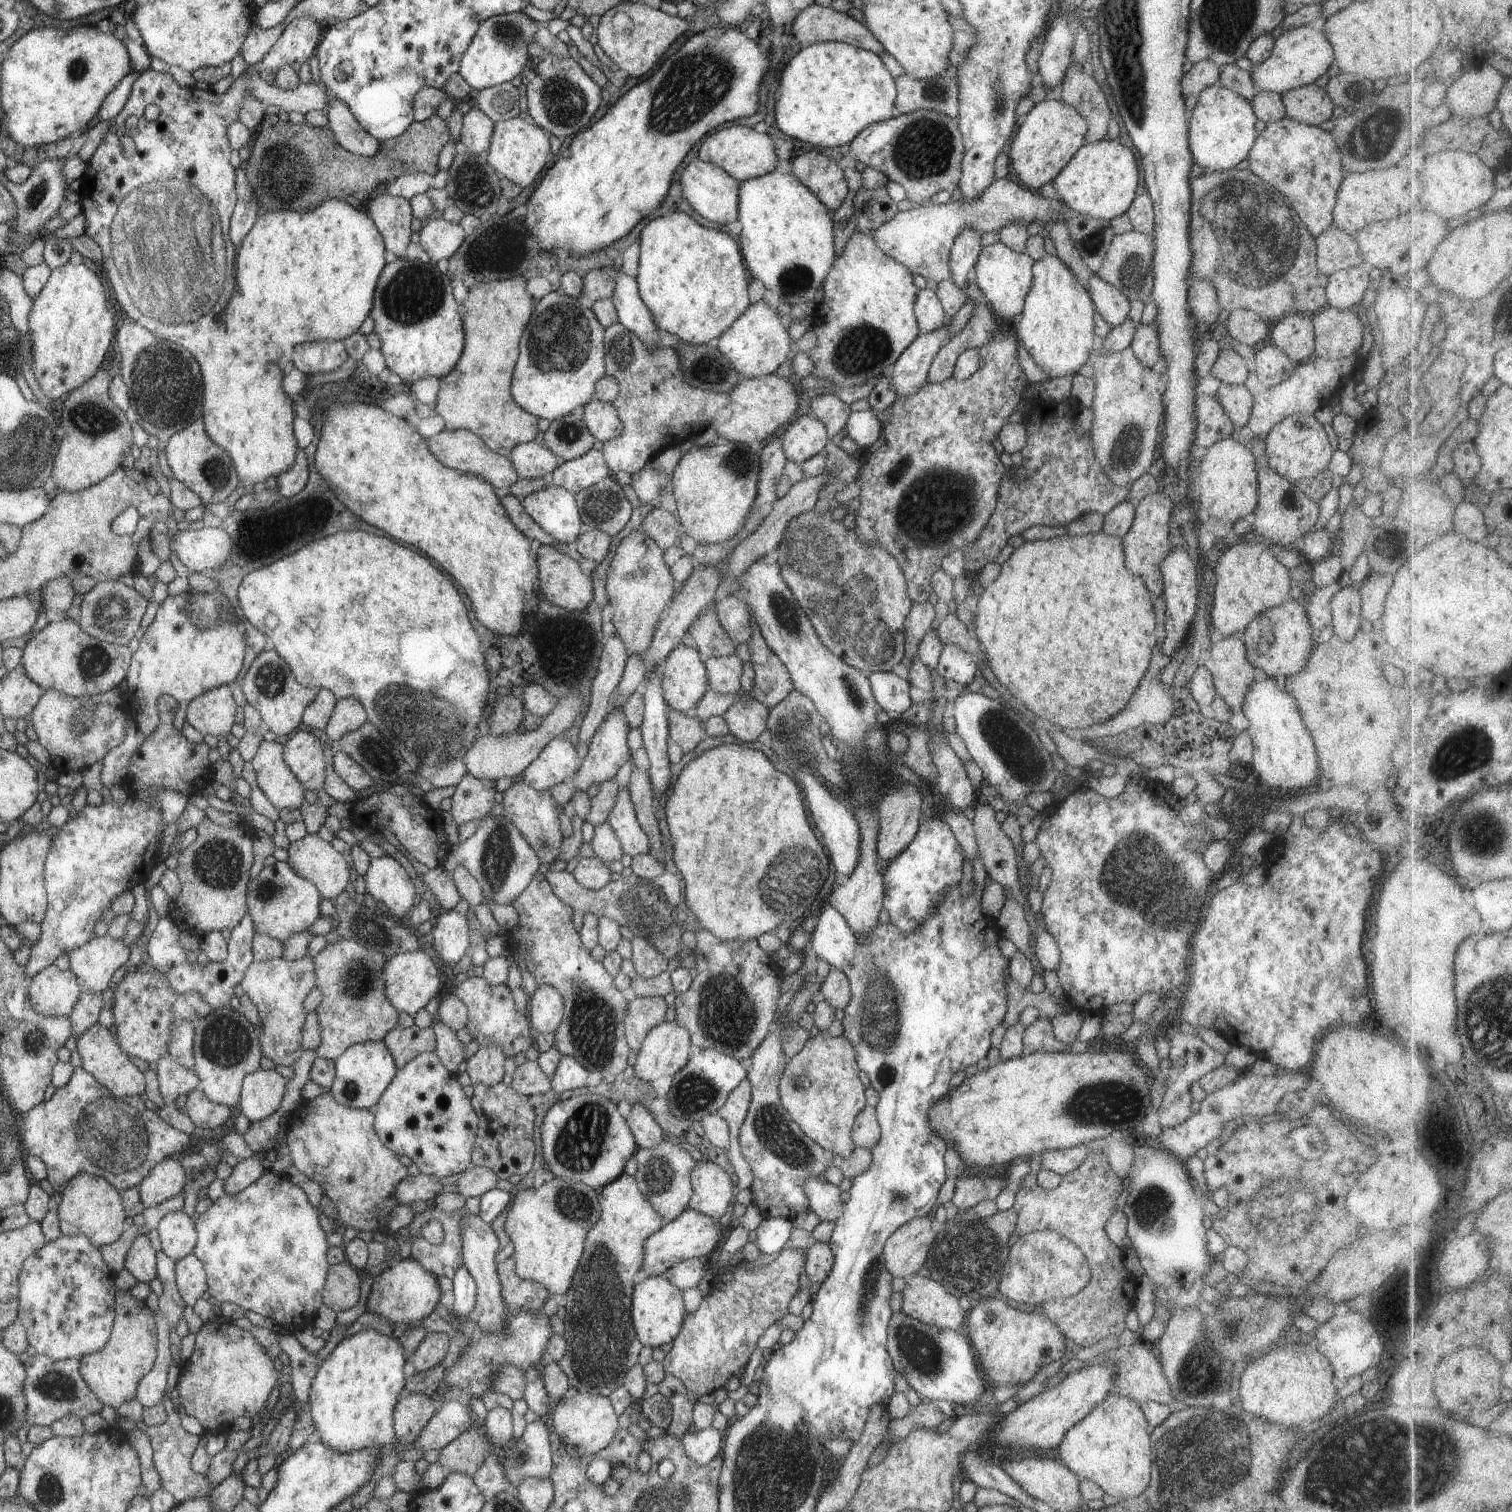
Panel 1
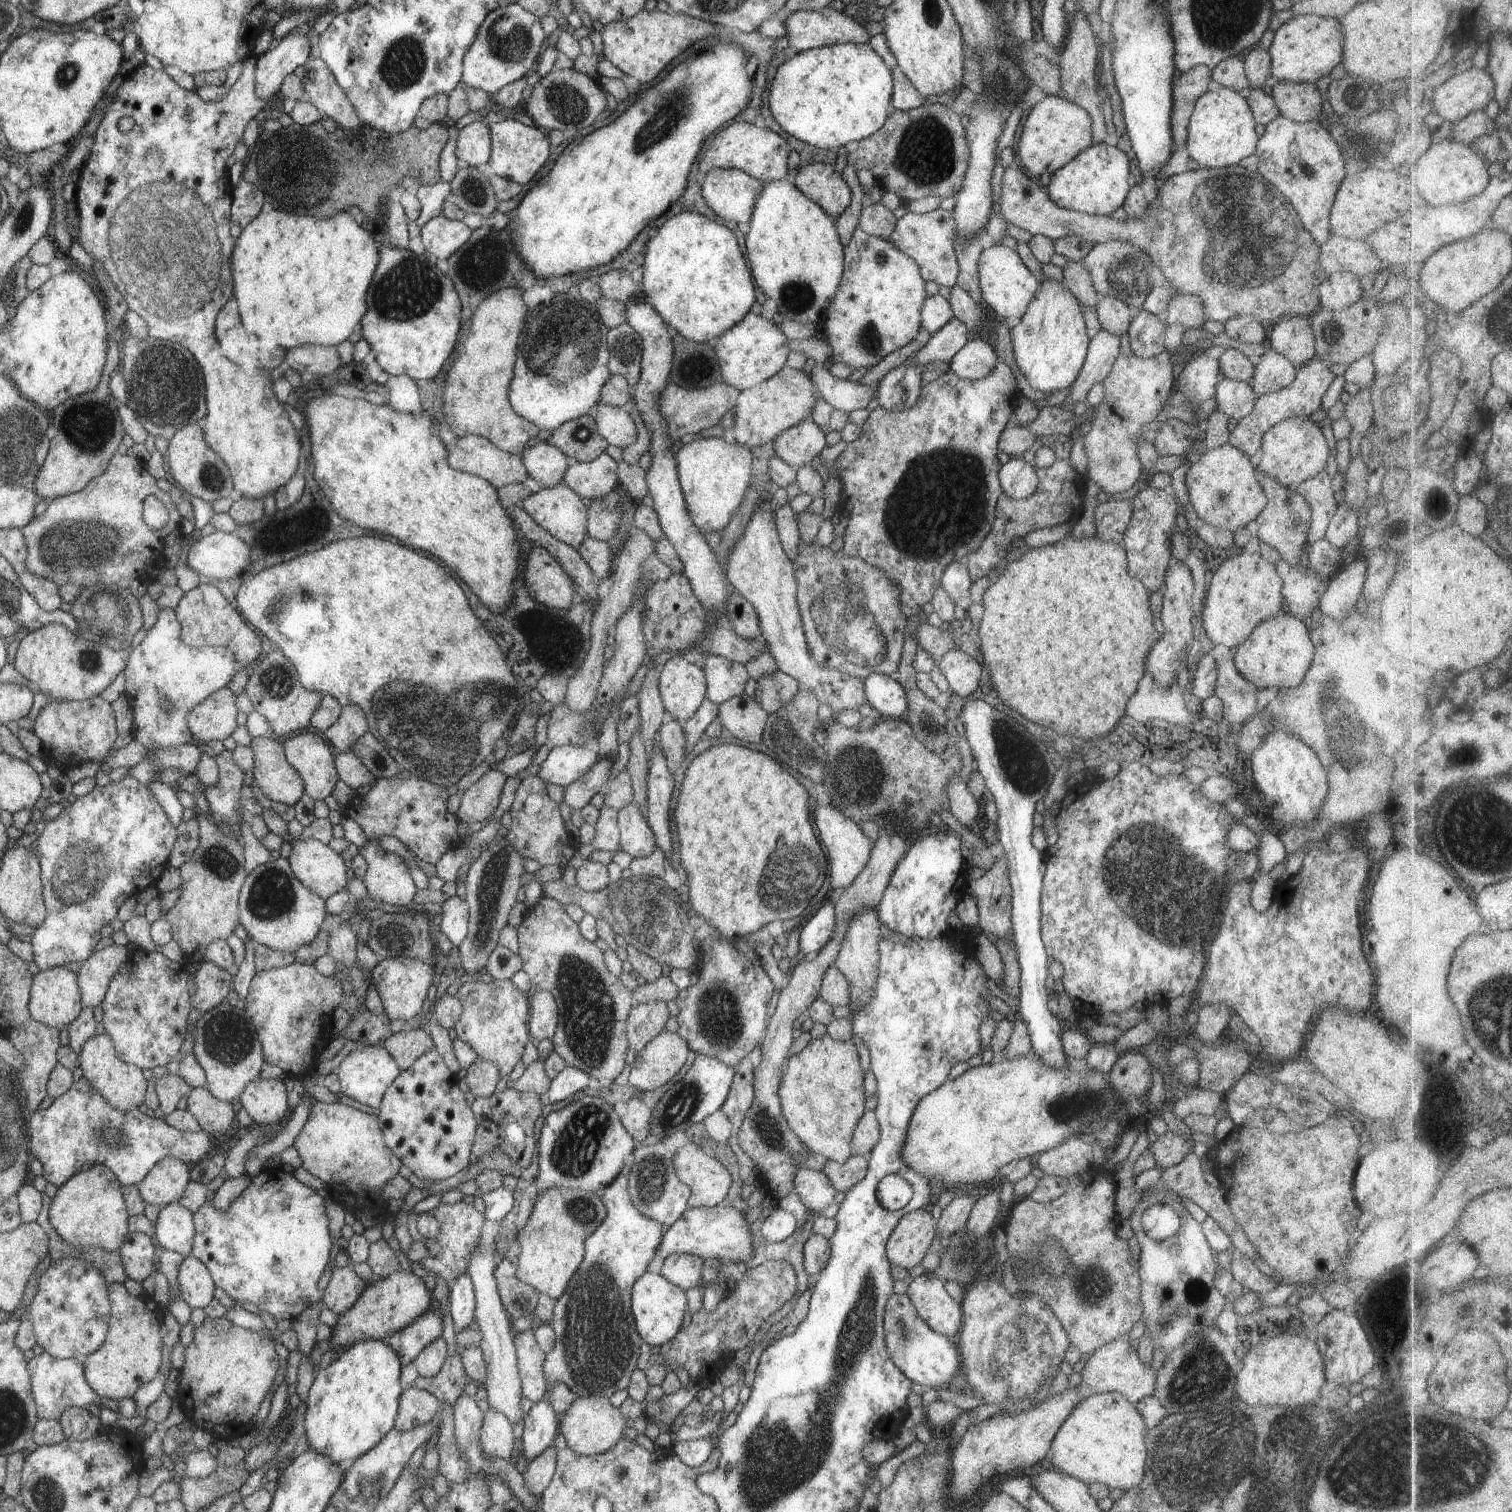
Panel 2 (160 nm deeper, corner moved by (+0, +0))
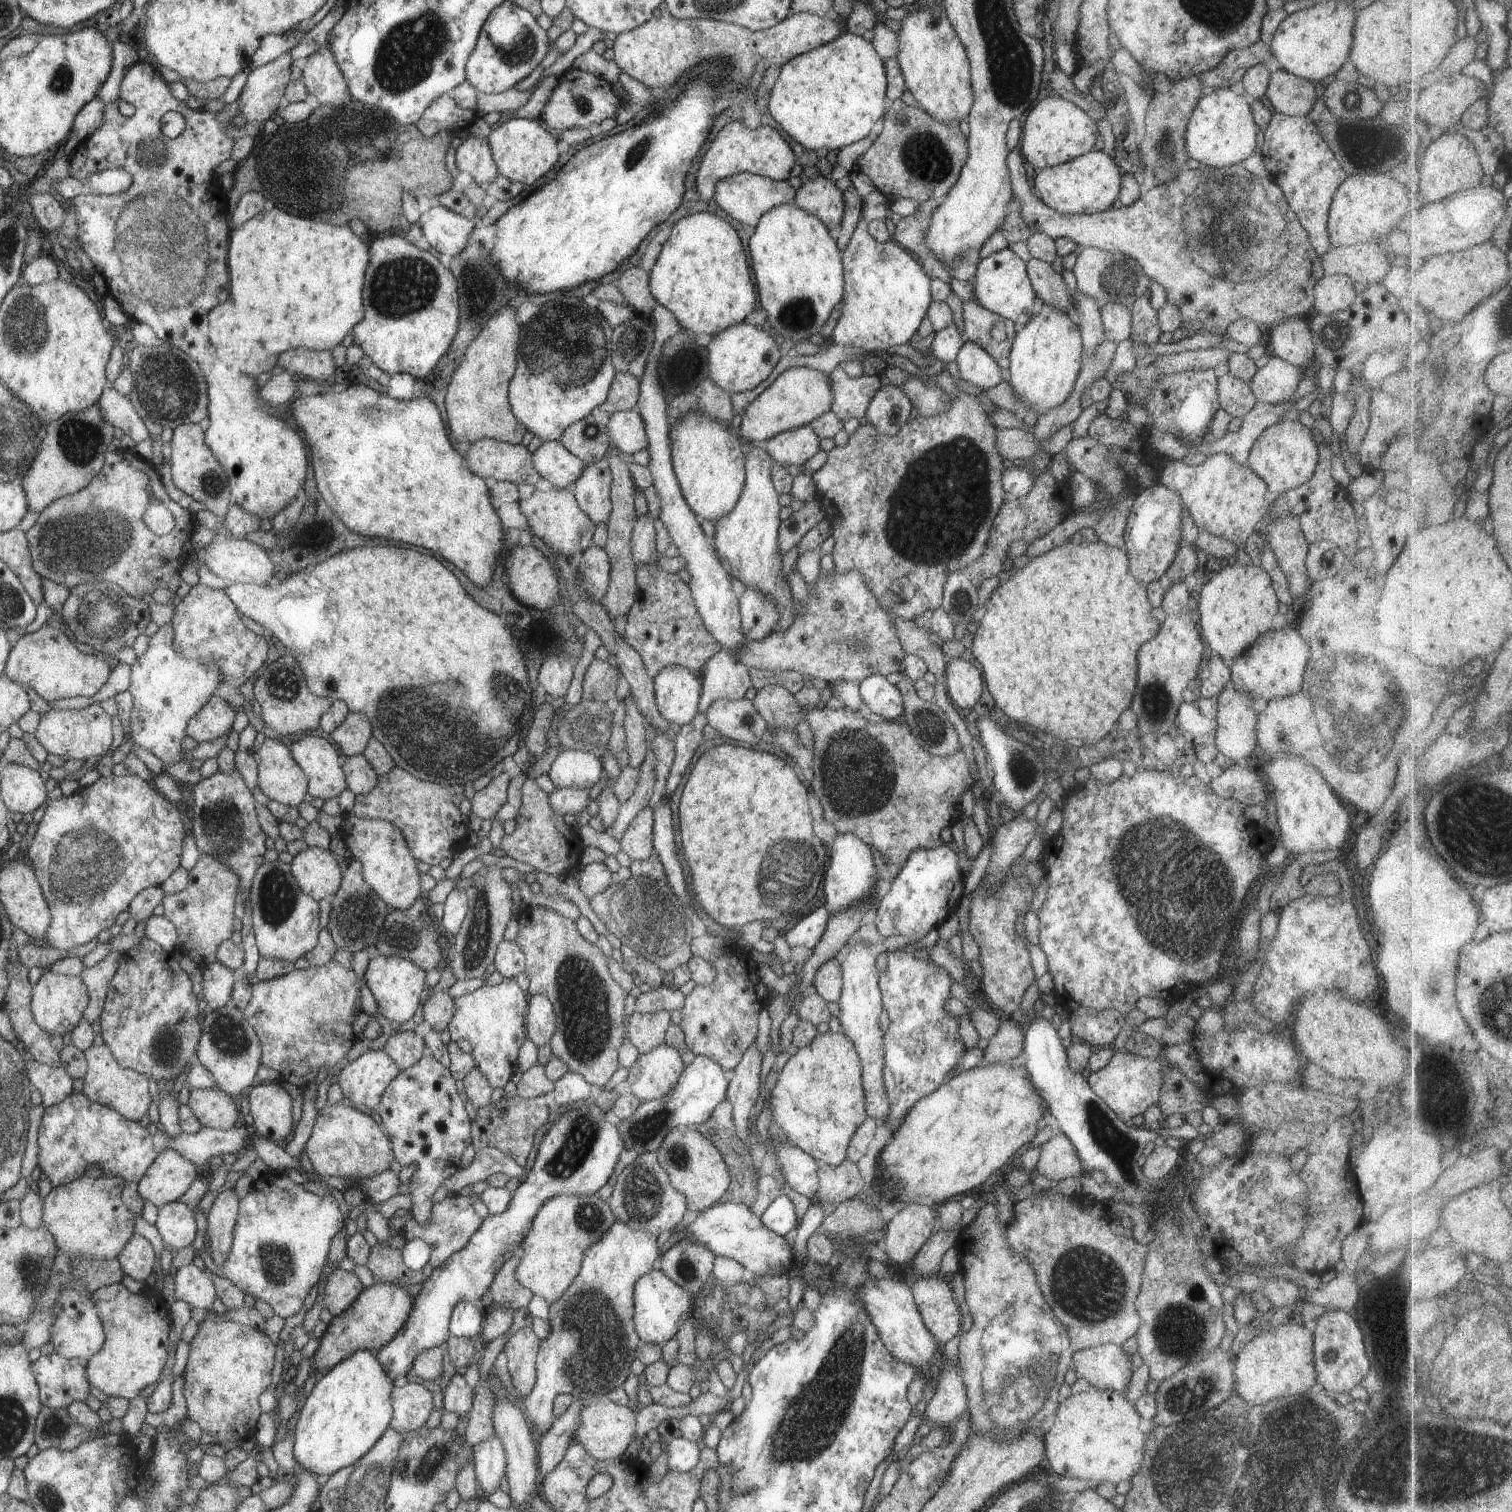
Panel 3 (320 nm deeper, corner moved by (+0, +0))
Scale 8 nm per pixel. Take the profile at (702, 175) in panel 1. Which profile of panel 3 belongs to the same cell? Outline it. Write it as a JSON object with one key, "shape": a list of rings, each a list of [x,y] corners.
{"shape":[[[738,173],[718,181],[713,193],[716,204],[728,216],[750,226],[756,226],[760,217],[771,208],[793,203],[794,197],[795,190],[787,181],[772,180],[752,173]]]}

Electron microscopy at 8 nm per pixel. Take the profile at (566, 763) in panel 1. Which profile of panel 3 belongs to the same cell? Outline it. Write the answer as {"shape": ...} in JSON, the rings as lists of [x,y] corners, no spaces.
{"shape":[[[562,748],[547,775],[557,787],[590,790],[602,776],[601,758],[591,752]]]}

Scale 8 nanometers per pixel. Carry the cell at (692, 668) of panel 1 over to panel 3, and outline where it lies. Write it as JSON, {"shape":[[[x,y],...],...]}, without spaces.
{"shape":[[[680,665],[663,668],[653,678],[655,701],[669,723],[684,726],[698,713],[702,683],[699,675]]]}

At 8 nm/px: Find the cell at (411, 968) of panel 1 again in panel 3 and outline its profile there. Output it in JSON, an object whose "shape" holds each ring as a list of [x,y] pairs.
{"shape":[[[374,953],[371,955],[363,978],[377,1002],[377,1012],[384,1018],[402,1025],[416,1014],[416,1010],[422,1002],[422,992],[424,992],[424,984],[426,984],[424,982],[426,971],[423,968],[416,966],[408,959]]]}

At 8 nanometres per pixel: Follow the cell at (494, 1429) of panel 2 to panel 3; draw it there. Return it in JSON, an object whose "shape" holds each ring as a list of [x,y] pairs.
{"shape":[[[497,1436],[482,1441],[475,1448],[475,1477],[483,1496],[494,1494],[502,1484],[507,1469],[507,1456]]]}

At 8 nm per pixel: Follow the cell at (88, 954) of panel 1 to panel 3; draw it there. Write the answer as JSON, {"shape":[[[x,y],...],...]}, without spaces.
{"shape":[[[112,951],[96,965],[84,967],[82,970],[79,977],[86,985],[89,994],[89,1003],[84,1009],[83,1018],[90,1024],[102,1016],[110,980],[119,970],[119,964],[122,960],[123,954]]]}

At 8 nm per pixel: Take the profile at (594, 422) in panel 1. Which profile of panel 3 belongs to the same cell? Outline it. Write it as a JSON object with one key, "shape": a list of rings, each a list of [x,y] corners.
{"shape":[[[615,412],[610,416],[607,427],[612,444],[624,454],[634,454],[648,448],[649,440],[640,413]]]}

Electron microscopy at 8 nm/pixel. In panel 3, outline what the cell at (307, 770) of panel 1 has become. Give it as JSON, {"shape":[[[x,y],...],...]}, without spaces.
{"shape":[[[306,735],[294,742],[291,750],[302,770],[308,775],[308,792],[313,798],[336,798],[346,790],[343,766],[338,762],[338,750],[323,737]]]}

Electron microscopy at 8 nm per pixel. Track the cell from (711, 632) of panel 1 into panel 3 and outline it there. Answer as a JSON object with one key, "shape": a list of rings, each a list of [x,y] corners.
{"shape":[[[834,570],[830,576],[821,572],[814,587],[808,587],[809,602],[807,613],[798,617],[787,631],[775,630],[759,641],[746,640],[736,656],[748,668],[769,671],[796,671],[807,678],[820,678],[829,684],[834,681],[852,681],[860,683],[866,677],[879,674],[888,676],[892,672],[902,672],[906,652],[898,638],[894,617],[878,606],[875,595],[866,586],[863,576],[857,571],[838,573]]]}

